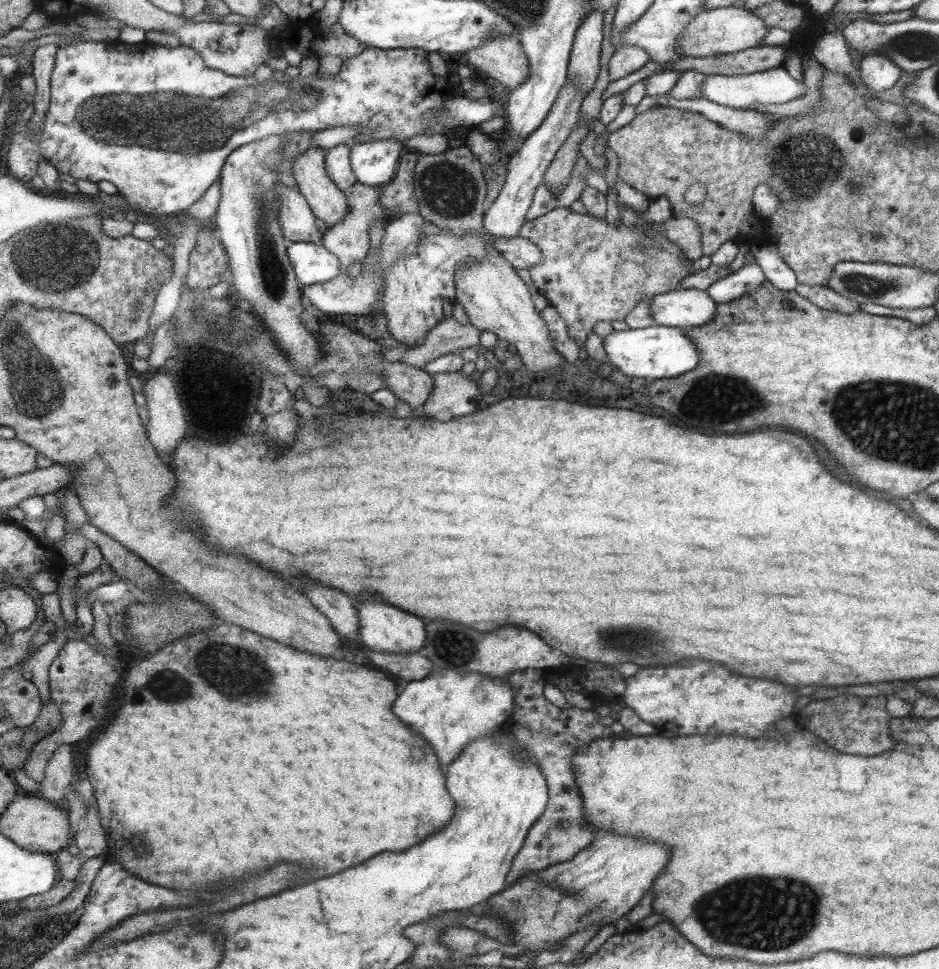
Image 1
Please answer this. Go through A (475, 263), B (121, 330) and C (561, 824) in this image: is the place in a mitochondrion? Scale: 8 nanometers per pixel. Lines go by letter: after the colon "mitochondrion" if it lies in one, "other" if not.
A: other
B: other
C: mitochondrion

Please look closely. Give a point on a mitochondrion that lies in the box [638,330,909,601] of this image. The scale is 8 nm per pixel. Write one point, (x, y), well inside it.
(714, 396)

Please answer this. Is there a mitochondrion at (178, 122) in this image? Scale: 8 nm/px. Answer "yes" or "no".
yes

